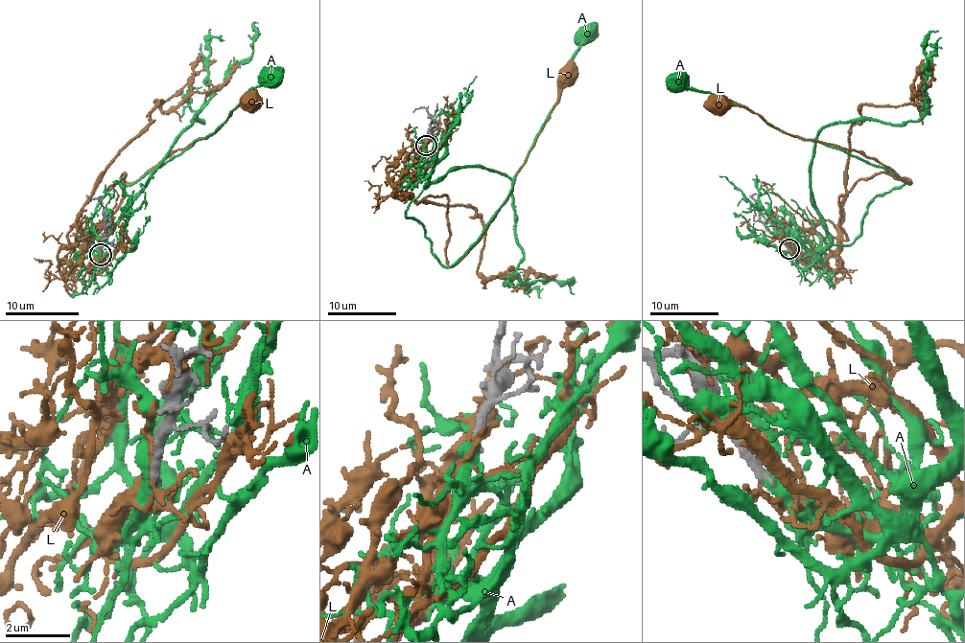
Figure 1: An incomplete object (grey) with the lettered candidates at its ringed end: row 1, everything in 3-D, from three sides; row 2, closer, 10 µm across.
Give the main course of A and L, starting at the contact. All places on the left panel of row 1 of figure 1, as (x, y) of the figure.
A: (101, 255), (93, 267), (101, 257), (79, 244), (99, 198), (209, 136), (251, 88), (280, 72)
L: (99, 255), (87, 265), (81, 259), (123, 198), (125, 174), (133, 183), (256, 101)

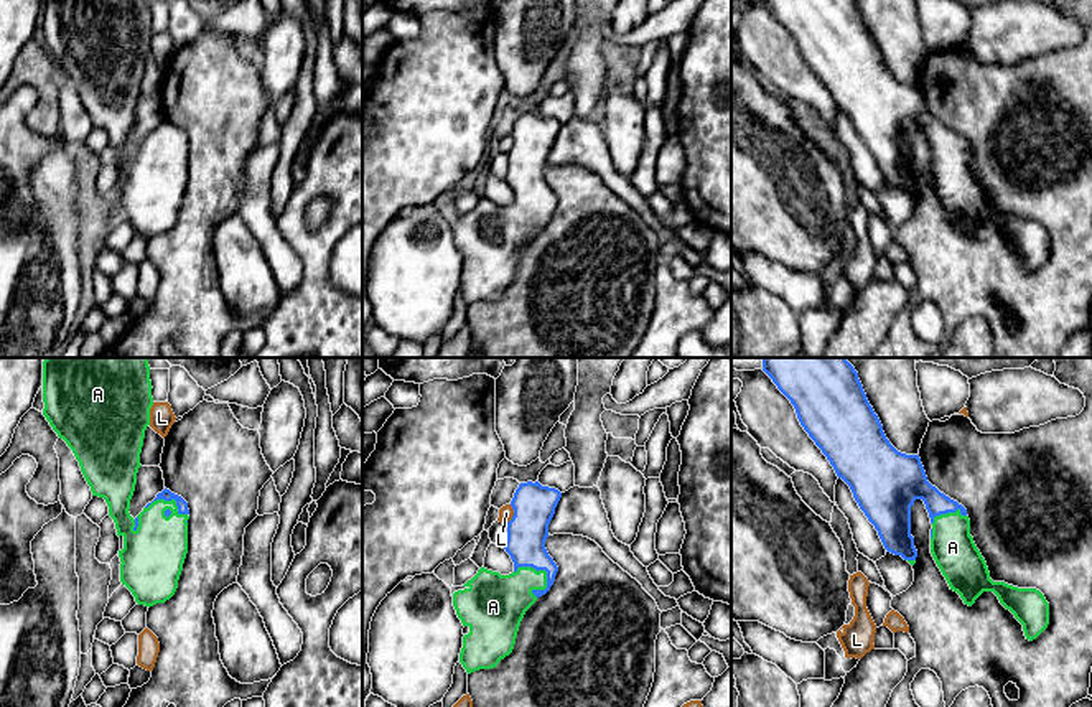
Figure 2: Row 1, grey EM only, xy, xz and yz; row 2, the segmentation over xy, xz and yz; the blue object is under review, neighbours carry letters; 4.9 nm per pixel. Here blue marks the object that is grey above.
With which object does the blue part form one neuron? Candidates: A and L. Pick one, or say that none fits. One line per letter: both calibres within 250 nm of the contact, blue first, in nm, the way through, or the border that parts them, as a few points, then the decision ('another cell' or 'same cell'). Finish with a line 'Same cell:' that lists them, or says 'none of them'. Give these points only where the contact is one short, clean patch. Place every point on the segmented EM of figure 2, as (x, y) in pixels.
A: 200/280 nm | same cell
L: 200/70 nm | another cell
Same cell: A

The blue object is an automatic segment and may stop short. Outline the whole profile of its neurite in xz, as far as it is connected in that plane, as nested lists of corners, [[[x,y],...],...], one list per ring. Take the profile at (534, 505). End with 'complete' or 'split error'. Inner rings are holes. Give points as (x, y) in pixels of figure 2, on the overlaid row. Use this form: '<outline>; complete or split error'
[[[539,481],[520,483],[511,501],[514,516],[506,524],[507,539],[504,545],[514,562],[514,572],[501,575],[499,572],[481,567],[478,574],[463,585],[463,590],[453,593],[456,615],[463,626],[469,628],[469,633],[463,636],[460,653],[460,663],[468,674],[479,669],[492,669],[501,659],[512,653],[525,611],[553,585],[558,567],[548,555],[545,541],[560,498],[562,493],[558,489],[542,486]]]; split error

